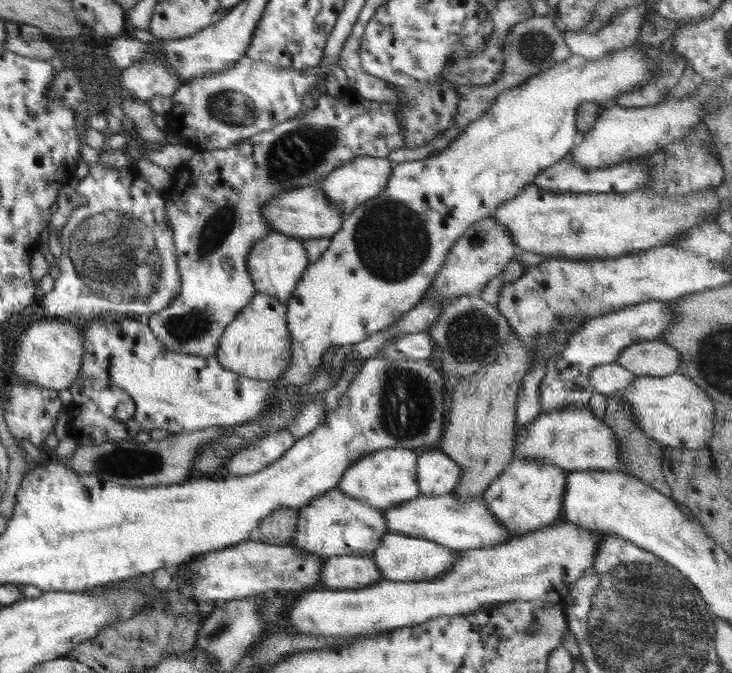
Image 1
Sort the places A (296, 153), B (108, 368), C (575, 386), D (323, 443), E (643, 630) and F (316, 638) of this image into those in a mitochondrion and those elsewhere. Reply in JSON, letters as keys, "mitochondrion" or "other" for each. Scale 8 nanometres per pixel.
{"A":"mitochondrion","B":"other","C":"mitochondrion","D":"other","E":"mitochondrion","F":"other"}

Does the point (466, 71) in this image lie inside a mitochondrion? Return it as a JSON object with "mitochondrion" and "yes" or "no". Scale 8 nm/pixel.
{"mitochondrion":"yes"}

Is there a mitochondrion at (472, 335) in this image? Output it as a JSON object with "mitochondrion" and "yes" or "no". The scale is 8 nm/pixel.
{"mitochondrion":"yes"}

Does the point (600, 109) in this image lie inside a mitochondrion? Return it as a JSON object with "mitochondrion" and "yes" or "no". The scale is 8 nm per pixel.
{"mitochondrion":"no"}

